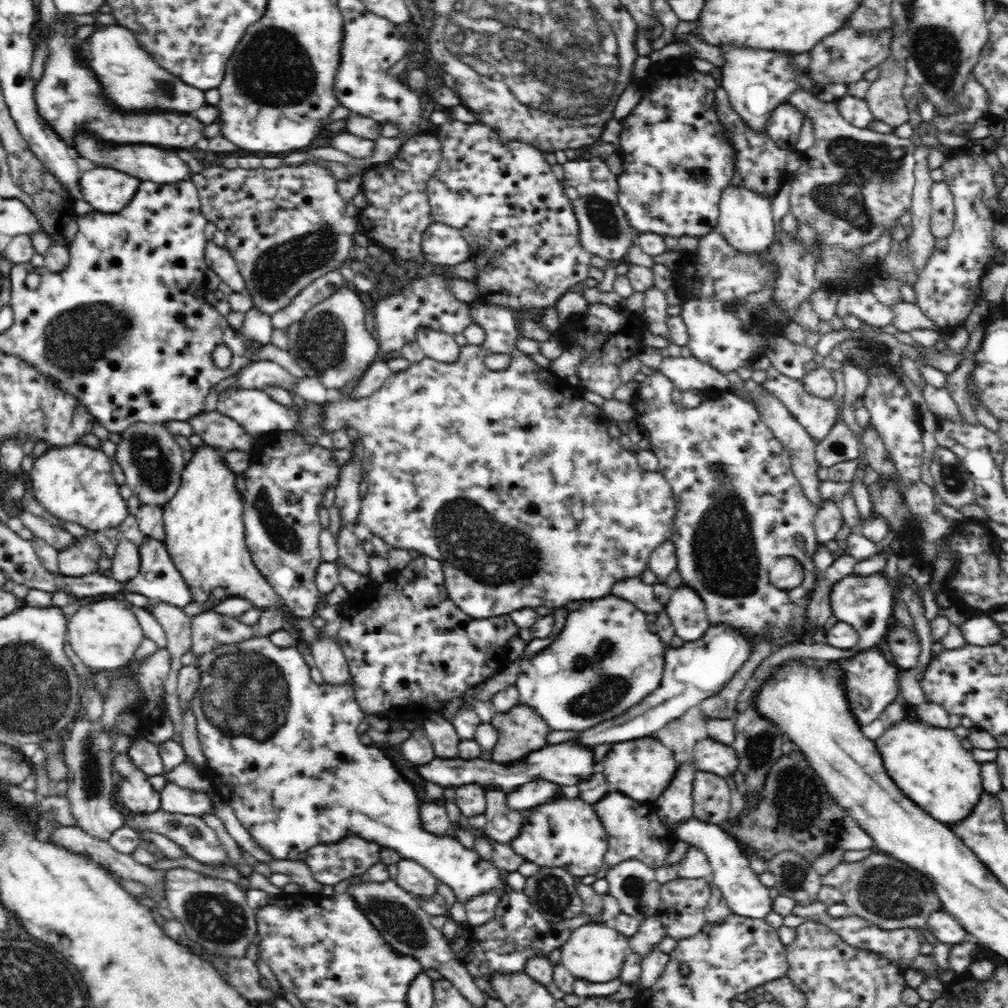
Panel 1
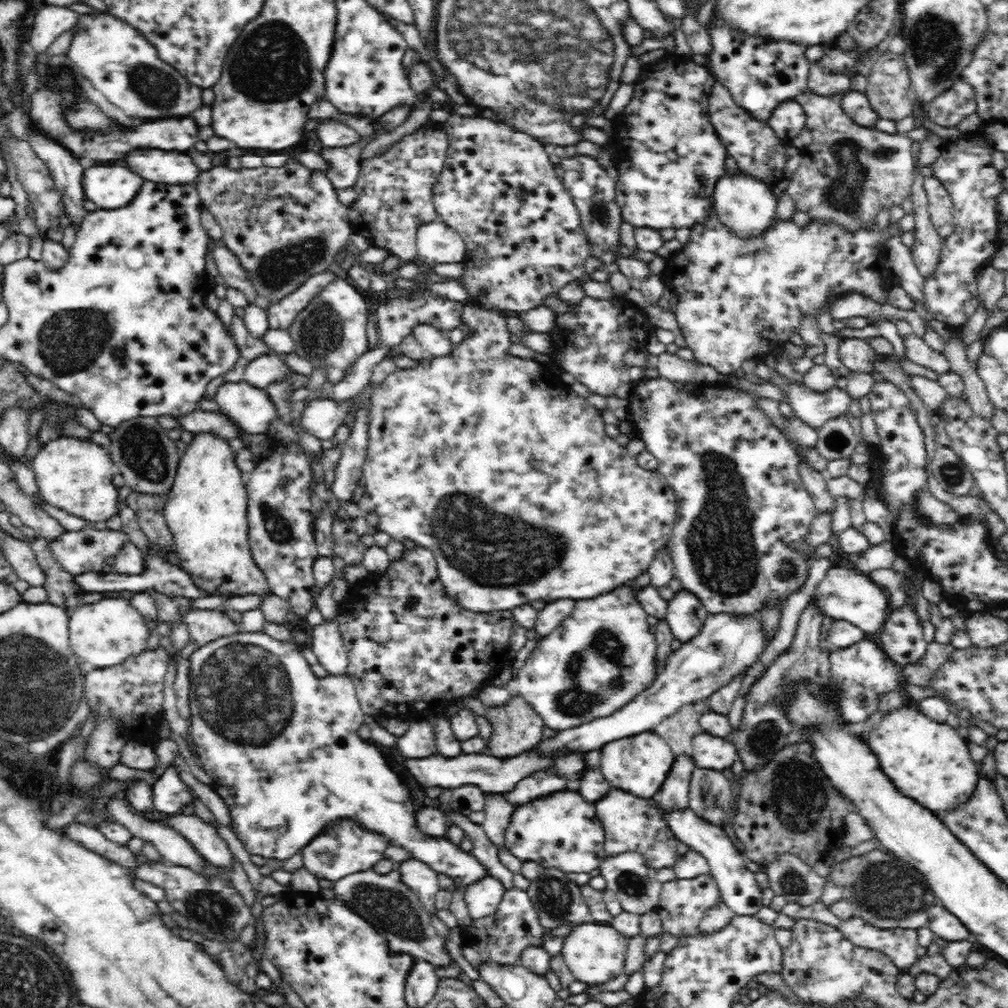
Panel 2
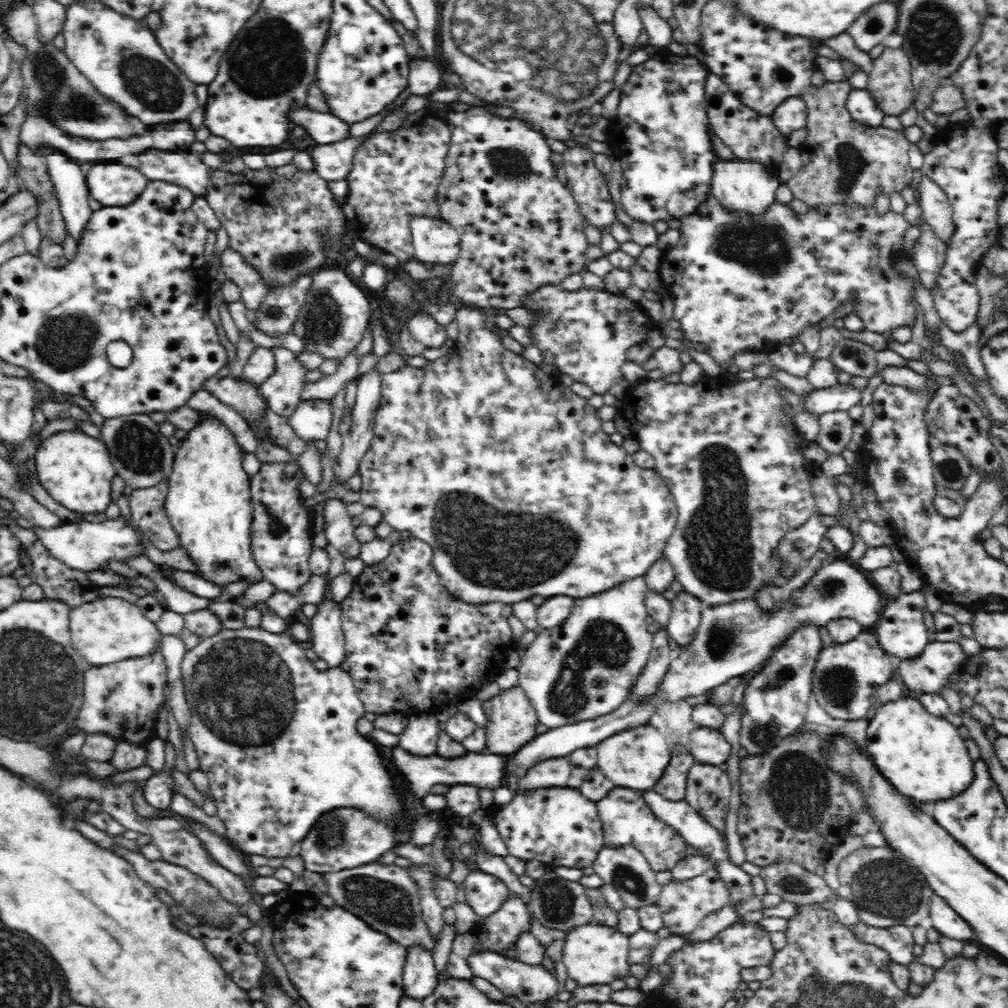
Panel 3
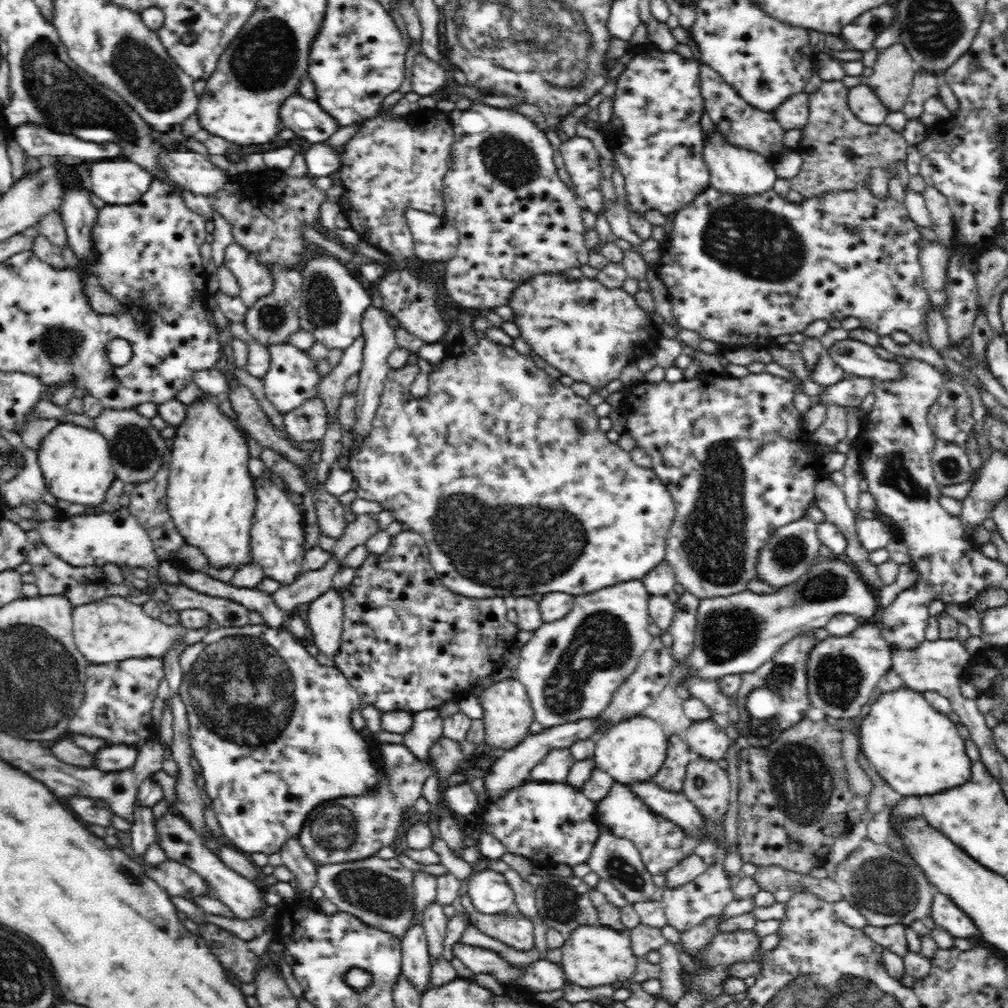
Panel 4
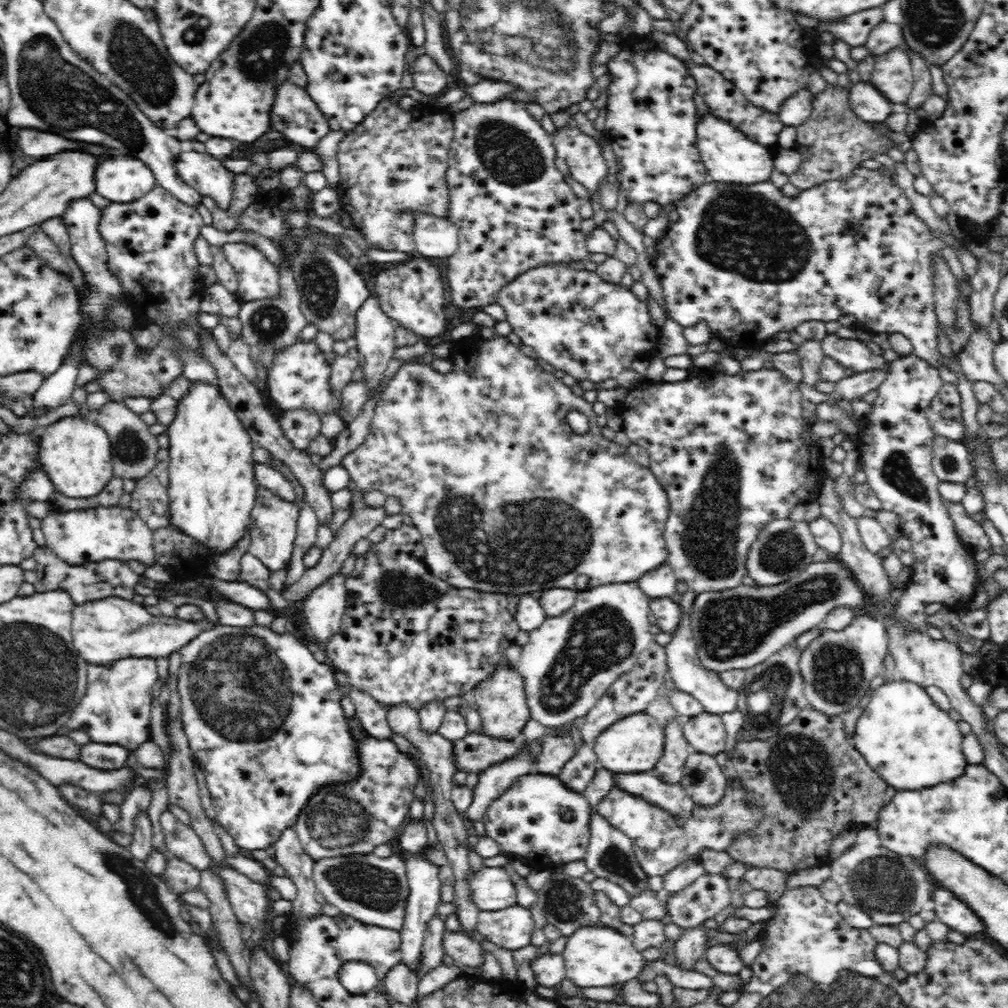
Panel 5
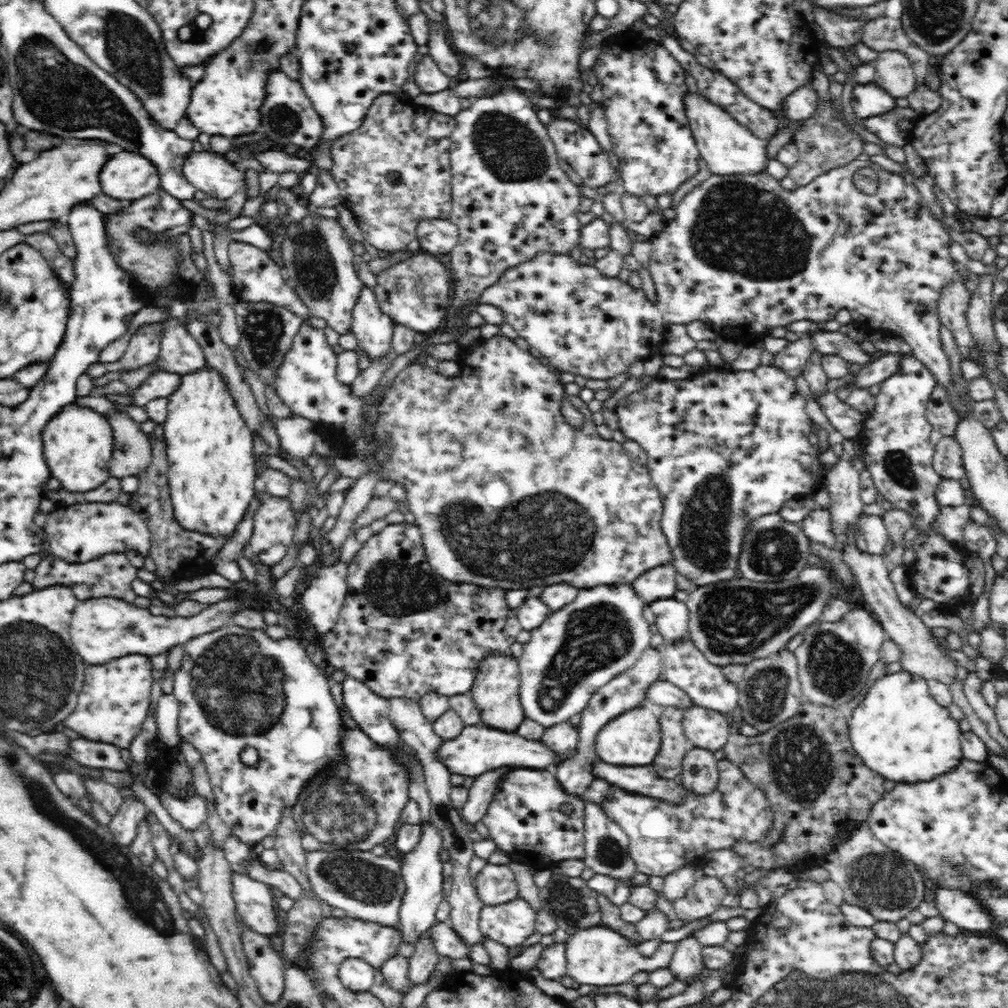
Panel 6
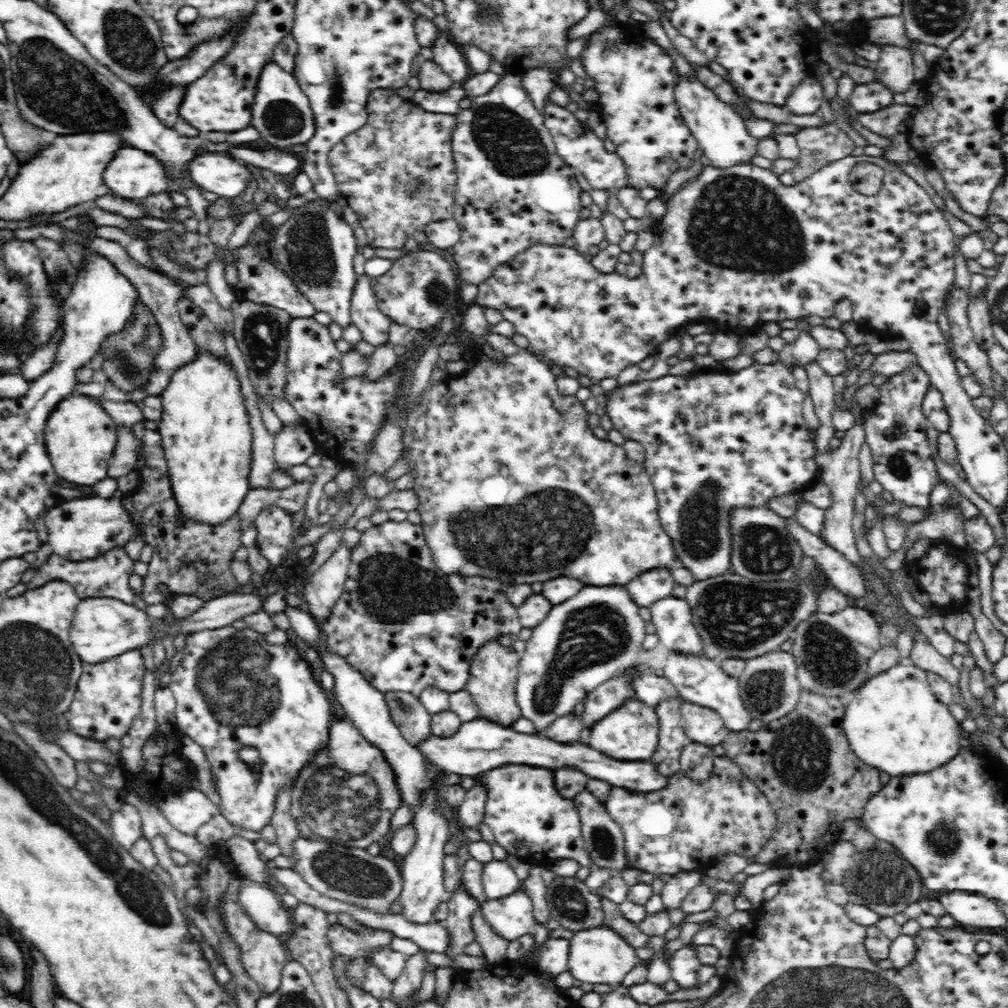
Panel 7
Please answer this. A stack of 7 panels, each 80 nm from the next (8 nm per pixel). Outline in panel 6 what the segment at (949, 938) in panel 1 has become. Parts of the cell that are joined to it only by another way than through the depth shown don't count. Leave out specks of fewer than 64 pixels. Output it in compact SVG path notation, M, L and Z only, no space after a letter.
M937 888L934 905L945 921L952 921L965 932L988 932L994 926L992 917L966 890Z

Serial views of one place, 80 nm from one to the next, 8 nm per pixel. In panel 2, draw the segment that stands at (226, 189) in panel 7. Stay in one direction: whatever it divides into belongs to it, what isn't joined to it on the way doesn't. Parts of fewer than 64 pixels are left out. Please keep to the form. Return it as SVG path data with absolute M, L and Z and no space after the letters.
M134 150L126 154L126 166L144 180L171 185L192 185L199 178L192 158L166 150Z

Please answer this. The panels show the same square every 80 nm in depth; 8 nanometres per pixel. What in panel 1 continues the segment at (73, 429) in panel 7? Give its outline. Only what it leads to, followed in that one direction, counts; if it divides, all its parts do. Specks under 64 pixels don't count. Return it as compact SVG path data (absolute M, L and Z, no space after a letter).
M85 444L48 449L35 461L28 476L32 482L29 493L46 511L62 522L72 522L94 533L118 528L130 512L114 479L113 464L114 460L101 448L94 449Z

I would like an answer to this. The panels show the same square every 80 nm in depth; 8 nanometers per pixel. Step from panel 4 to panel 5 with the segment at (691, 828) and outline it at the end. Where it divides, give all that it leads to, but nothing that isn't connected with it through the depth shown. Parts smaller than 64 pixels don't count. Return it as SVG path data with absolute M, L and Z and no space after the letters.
M652 772L612 774L615 784L622 790L638 795L646 802L660 807L673 817L688 818L692 814L694 802L678 783L665 783Z

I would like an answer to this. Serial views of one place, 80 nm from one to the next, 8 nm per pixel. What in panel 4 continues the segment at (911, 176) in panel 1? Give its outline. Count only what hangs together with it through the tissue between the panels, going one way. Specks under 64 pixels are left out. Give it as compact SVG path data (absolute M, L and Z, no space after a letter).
M823 81L820 86L807 94L809 106L809 118L807 126L802 129L802 140L800 140L797 151L804 158L802 173L795 180L790 180L792 190L800 192L805 199L820 198L821 191L833 193L840 190L856 190L860 184L870 180L870 171L878 168L886 172L889 180L897 177L897 165L899 162L906 163L906 150L908 150L908 142L903 134L896 132L882 124L880 126L870 126L861 122L856 115L852 114L849 109L847 98L849 88L842 81Z

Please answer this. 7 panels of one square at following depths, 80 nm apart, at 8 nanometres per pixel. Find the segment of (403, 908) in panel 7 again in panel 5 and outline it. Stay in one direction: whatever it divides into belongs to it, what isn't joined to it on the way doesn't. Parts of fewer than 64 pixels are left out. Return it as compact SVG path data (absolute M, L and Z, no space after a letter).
M411 855L405 860L410 892L405 906L405 917L401 934L401 963L408 966L415 976L420 974L420 962L422 962L422 946L426 936L426 924L430 916L436 912L440 898L439 866L430 863L423 857Z

